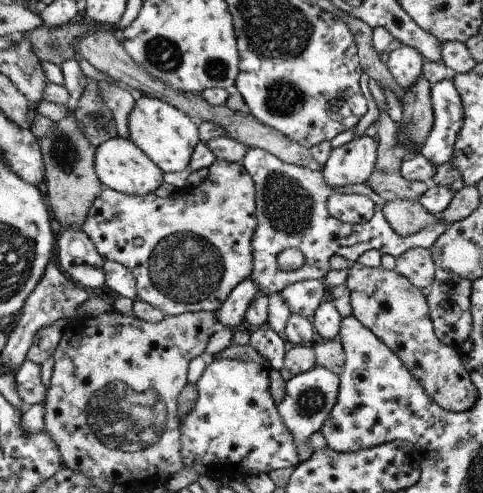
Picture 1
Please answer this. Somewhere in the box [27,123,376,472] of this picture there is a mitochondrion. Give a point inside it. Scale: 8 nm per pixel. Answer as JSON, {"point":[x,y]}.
{"point":[128,418]}

